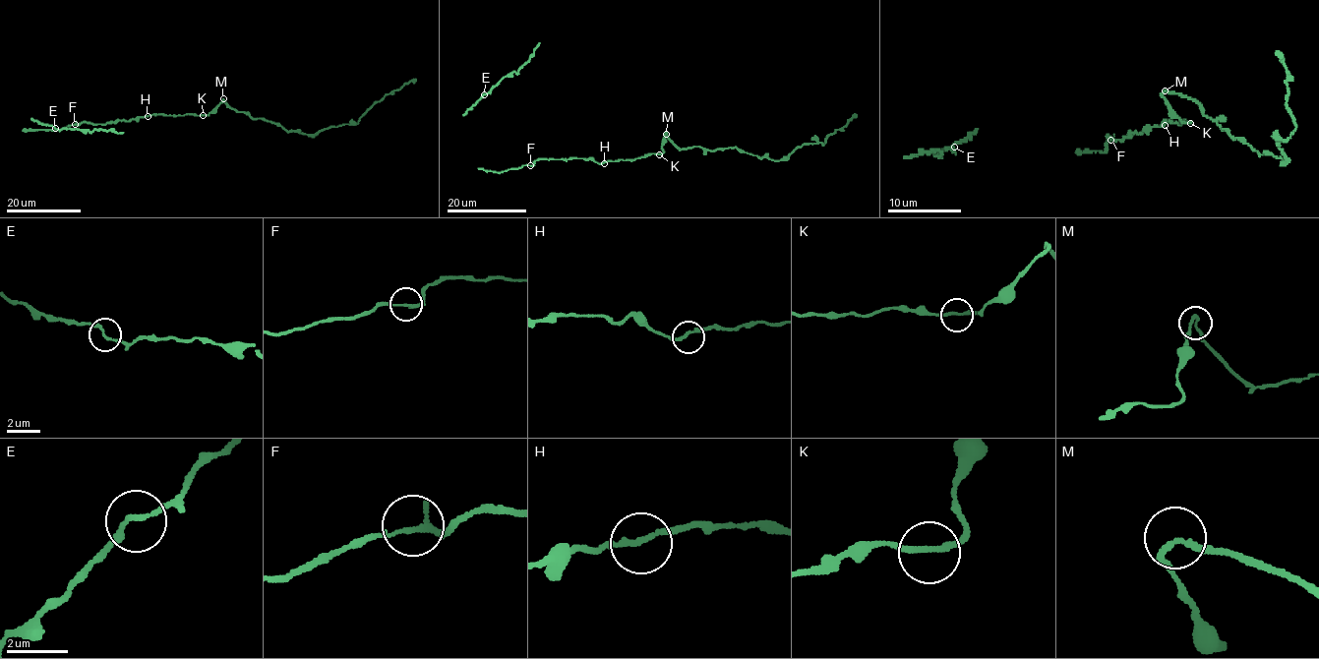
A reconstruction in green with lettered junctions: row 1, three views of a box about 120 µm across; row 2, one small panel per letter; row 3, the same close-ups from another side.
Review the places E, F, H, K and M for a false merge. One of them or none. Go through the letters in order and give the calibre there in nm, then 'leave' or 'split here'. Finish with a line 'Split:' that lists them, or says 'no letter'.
E: 140 nm | leave
F: 160 nm | leave
H: 160 nm | leave
K: 160 nm | leave
M: 160 nm | leave
Split: no letter

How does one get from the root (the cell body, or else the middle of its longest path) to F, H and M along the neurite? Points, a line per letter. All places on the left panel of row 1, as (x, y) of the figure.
F: (172, 115), (149, 114), (128, 121), (75, 124)
H: (172, 115), (148, 116)
M: (172, 115), (209, 115), (223, 98)

